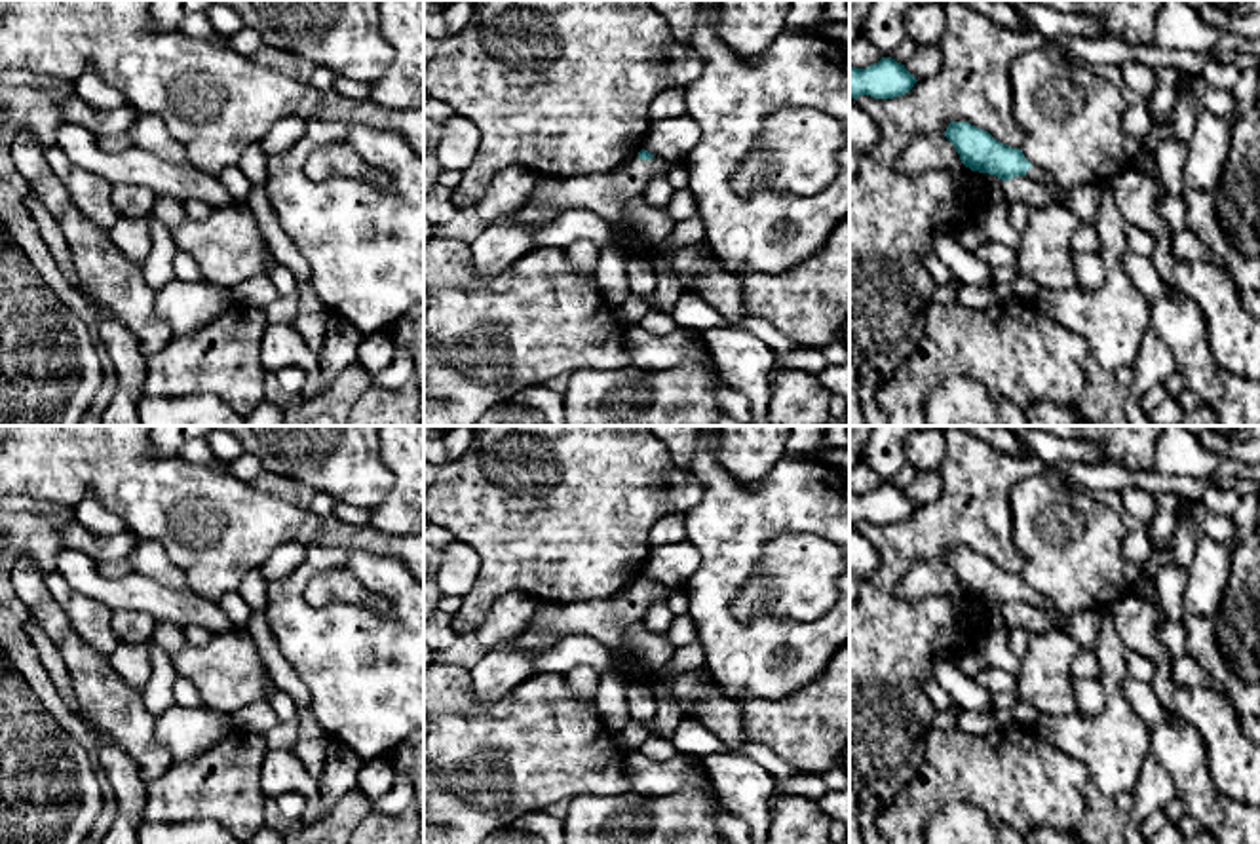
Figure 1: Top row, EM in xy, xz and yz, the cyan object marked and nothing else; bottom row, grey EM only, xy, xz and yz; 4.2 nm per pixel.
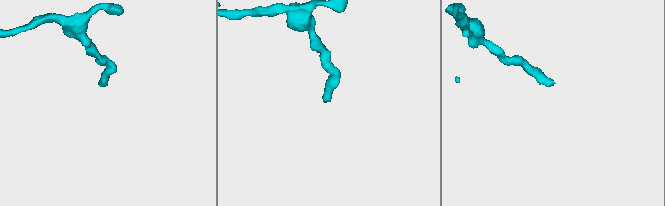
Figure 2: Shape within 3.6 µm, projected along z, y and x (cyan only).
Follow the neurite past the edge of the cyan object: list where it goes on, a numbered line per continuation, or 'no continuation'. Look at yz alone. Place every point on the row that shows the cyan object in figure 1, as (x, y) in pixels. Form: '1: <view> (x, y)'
1: yz (1036, 173)

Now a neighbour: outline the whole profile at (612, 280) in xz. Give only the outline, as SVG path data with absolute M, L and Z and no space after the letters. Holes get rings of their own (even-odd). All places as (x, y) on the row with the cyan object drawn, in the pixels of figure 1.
M614 243L599 249L597 285L612 300L621 298L629 291L627 255Z

